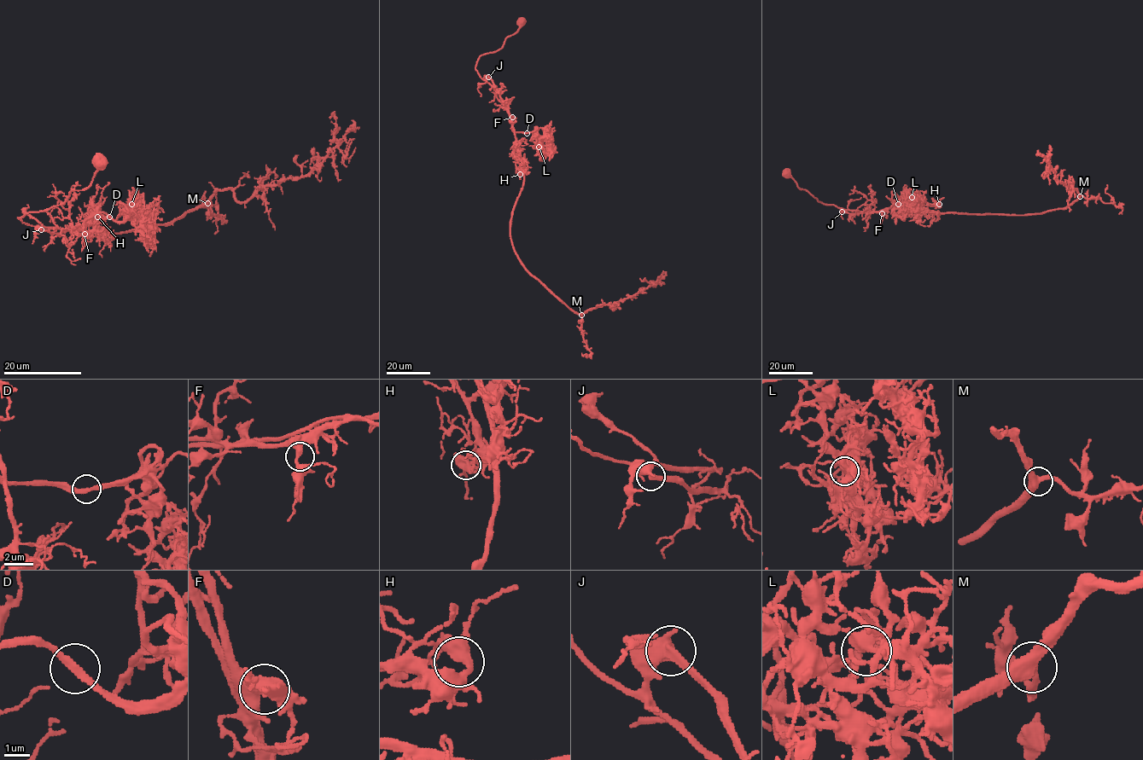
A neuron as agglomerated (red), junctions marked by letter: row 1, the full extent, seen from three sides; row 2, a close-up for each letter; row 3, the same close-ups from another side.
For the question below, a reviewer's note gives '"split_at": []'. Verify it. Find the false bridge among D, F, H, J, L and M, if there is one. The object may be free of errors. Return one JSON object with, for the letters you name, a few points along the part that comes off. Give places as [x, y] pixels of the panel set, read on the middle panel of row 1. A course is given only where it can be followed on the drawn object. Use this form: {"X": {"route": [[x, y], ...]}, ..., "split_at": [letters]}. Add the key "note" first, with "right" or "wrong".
{"note": "wrong", "J": {"route": [[488, 77], [498, 91], [515, 131], [533, 132], [540, 127], [544, 130], [551, 152], [549, 160]]}, "split_at": ["J"]}

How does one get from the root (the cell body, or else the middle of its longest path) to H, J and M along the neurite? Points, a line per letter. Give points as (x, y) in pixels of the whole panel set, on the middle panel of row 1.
H: (521, 22), (500, 49), (482, 55), (475, 66), (506, 105), (514, 130), (514, 154), (521, 167), (520, 174)
J: (521, 22), (518, 31), (505, 39), (500, 49), (479, 57), (475, 69), (483, 79), (488, 77)
M: (521, 22), (500, 49), (482, 55), (475, 66), (506, 105), (523, 168), (510, 239), (522, 266), (581, 315)

